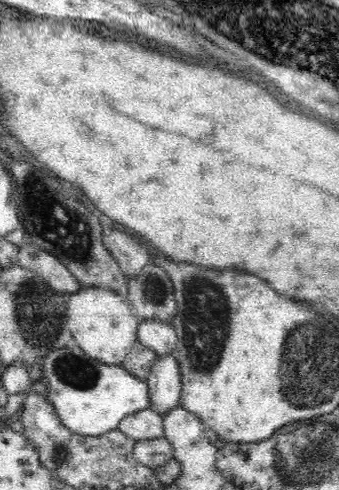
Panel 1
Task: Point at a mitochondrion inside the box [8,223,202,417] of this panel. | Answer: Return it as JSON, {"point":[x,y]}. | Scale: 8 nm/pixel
{"point":[37,312]}

